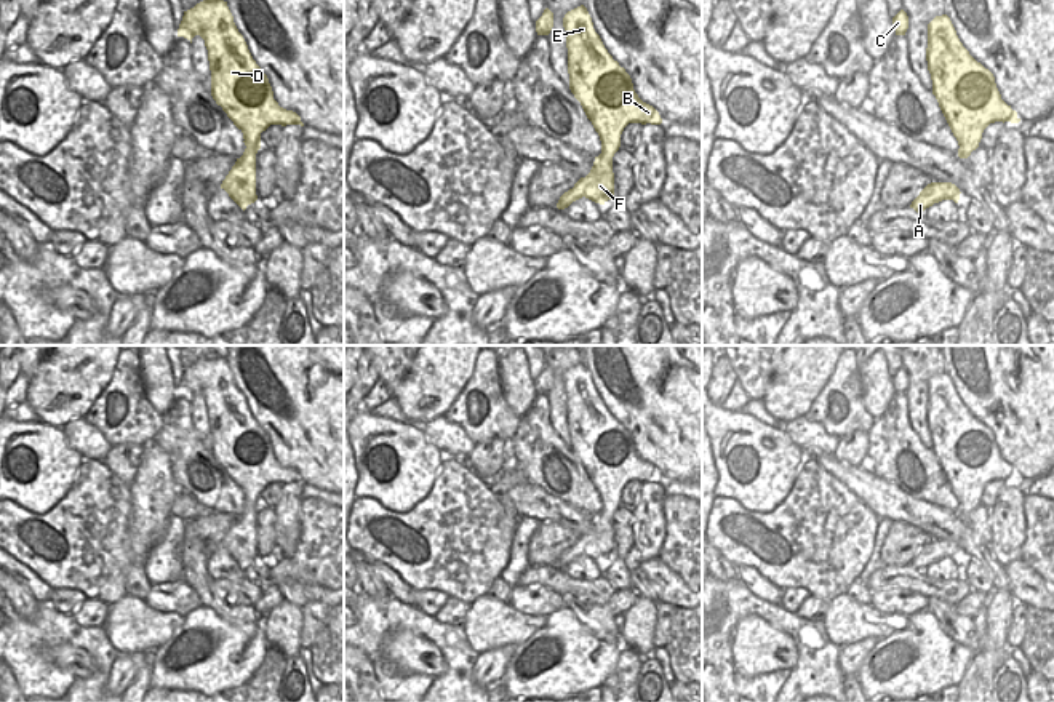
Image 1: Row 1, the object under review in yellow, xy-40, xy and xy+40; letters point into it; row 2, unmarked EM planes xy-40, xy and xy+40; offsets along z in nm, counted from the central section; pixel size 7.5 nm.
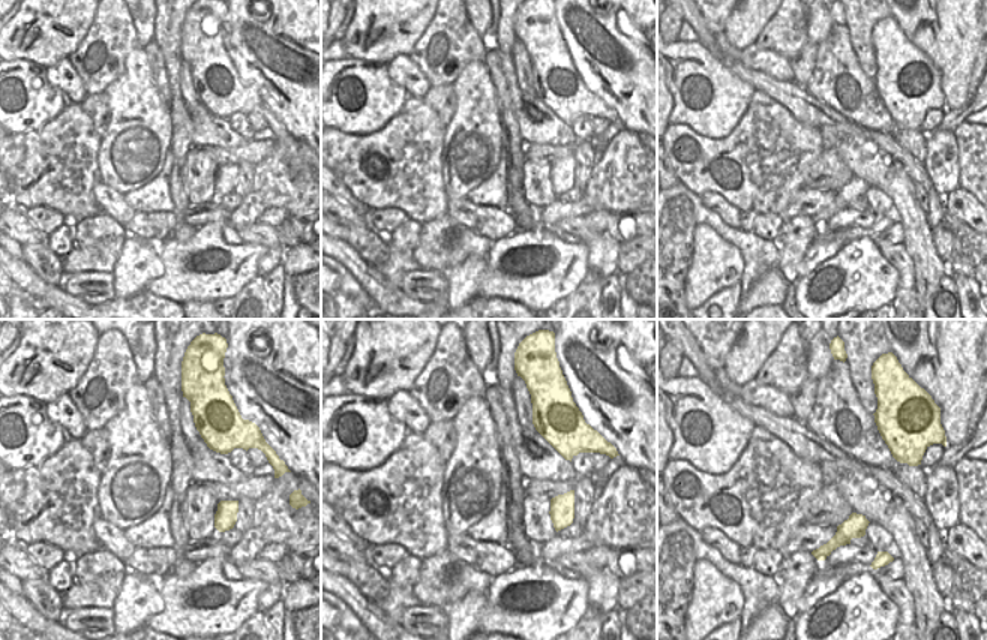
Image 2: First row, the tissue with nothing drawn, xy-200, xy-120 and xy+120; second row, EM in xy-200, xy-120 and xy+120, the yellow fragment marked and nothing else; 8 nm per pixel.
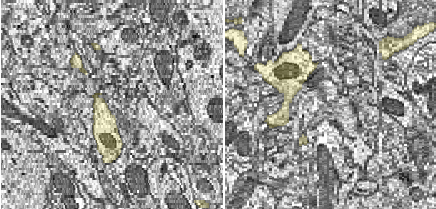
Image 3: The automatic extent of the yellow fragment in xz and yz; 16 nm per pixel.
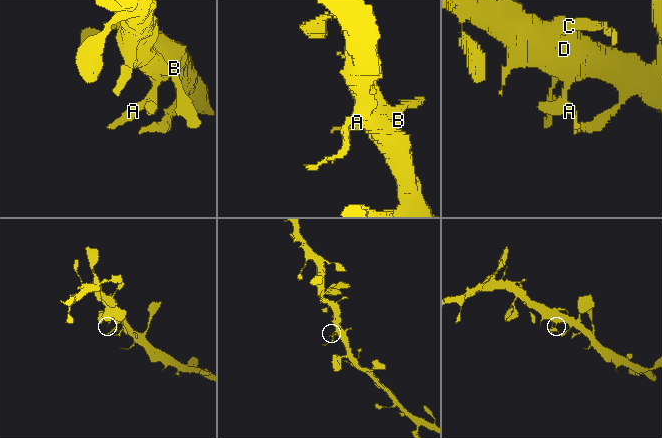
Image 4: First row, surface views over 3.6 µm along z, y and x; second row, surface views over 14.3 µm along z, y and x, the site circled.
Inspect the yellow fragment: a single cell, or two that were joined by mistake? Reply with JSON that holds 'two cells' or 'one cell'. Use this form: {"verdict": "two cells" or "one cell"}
{"verdict": "two cells"}

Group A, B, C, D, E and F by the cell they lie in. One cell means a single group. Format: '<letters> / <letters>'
A F / B C D E

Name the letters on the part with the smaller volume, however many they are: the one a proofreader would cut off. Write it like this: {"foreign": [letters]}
{"foreign": ["A", "F"]}

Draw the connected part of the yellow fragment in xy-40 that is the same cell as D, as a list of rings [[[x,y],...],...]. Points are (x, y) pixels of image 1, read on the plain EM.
[[[206,357],[200,361],[197,361],[194,366],[184,369],[184,374],[182,374],[182,379],[179,382],[179,387],[178,387],[178,395],[184,395],[187,397],[190,401],[192,401],[192,397],[195,393],[200,393],[203,398],[205,398],[205,405],[208,408],[208,419],[210,419],[210,429],[211,429],[211,454],[213,457],[216,459],[218,464],[222,465],[222,469],[227,472],[227,475],[234,480],[234,483],[243,491],[243,497],[248,499],[248,505],[245,509],[250,507],[250,497],[248,497],[248,491],[253,489],[254,493],[261,493],[262,489],[265,489],[270,483],[281,483],[281,485],[286,485],[286,483],[301,483],[304,485],[304,481],[301,480],[301,475],[293,470],[293,469],[286,469],[283,465],[278,464],[278,461],[273,457],[273,449],[272,449],[272,445],[269,441],[269,437],[267,433],[264,432],[264,429],[256,422],[256,419],[253,417],[250,408],[248,408],[248,403],[243,397],[243,393],[238,390],[235,381],[234,381],[234,374],[227,365],[227,360],[221,358],[221,357]]]

